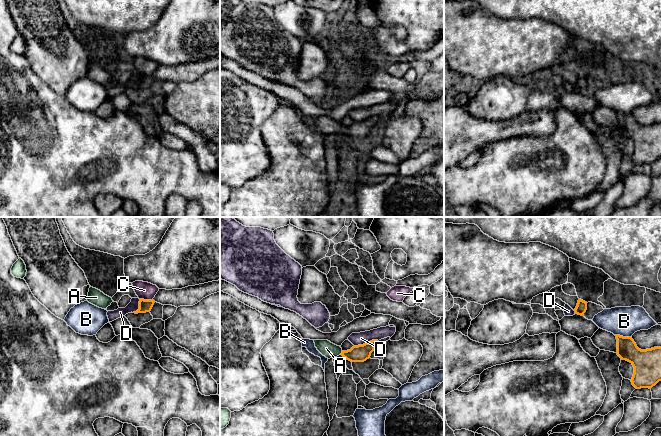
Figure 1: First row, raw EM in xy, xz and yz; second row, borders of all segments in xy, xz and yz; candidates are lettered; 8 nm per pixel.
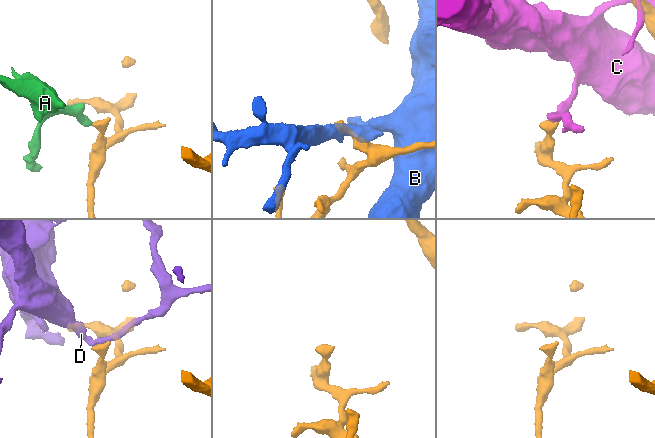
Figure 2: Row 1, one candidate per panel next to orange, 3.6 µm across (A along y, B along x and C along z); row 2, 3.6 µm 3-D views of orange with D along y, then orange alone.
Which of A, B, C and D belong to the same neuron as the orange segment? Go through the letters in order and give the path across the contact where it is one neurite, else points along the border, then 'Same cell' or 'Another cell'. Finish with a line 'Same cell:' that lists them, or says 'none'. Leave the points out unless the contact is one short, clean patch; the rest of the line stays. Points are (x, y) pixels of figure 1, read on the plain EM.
A: Path across: xz (360, 129), (341, 129), (337, 126), (326, 124). Same cell
B: Another cell
C: Another cell
D: Another cell
Same cell: A

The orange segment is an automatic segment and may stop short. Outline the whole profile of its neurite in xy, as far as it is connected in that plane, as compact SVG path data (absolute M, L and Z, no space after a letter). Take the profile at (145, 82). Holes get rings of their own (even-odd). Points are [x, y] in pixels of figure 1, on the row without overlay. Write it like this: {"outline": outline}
{"outline": "M140 75L139 85L136 88L133 88L133 89L138 90L138 89L150 88L154 79L155 79L155 77L153 75L152 76Z"}

